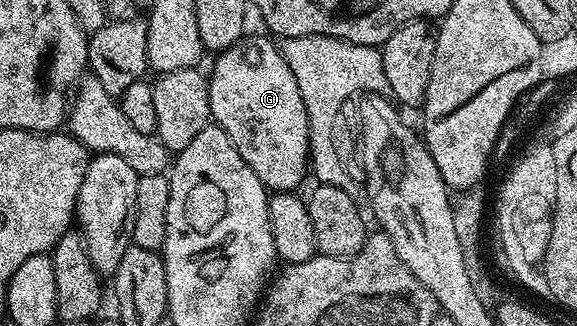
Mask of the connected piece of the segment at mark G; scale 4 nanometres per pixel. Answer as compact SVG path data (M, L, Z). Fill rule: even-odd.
M244 36L235 42L227 50L218 51L215 67L209 70L209 81L207 83L207 91L209 92L209 108L214 125L223 129L229 136L229 140L233 140L233 144L237 148L237 152L241 152L241 160L245 160L245 164L249 164L249 168L253 168L253 172L257 172L257 176L263 181L263 185L271 192L295 192L300 188L303 177L309 174L309 159L311 157L311 144L309 142L309 120L305 112L305 100L301 100L301 88L297 88L297 79L293 77L293 68L289 68L289 64L285 64L285 56L282 49L278 45L275 46L270 42L272 39L267 38L250 38Z

